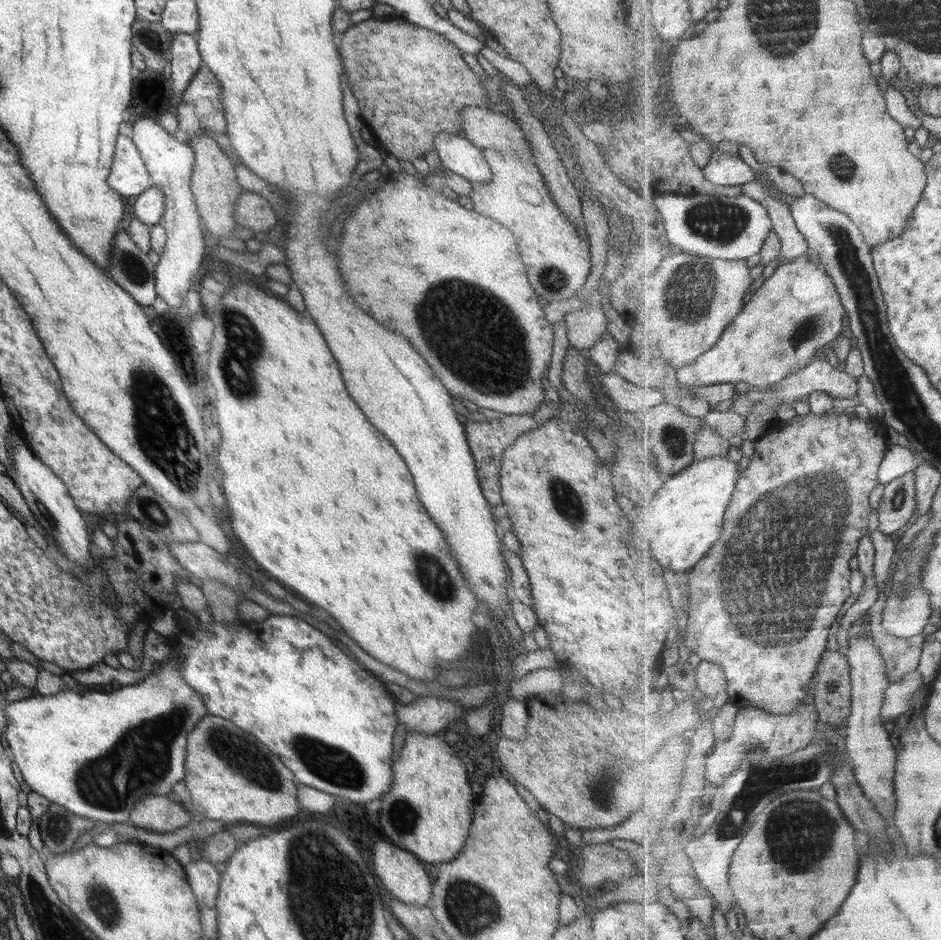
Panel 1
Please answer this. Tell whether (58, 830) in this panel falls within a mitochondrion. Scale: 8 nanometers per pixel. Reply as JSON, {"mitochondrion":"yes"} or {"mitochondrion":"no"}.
{"mitochondrion":"yes"}

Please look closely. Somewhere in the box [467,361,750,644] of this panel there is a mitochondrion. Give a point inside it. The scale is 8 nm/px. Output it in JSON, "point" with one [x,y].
{"point":[564,496]}

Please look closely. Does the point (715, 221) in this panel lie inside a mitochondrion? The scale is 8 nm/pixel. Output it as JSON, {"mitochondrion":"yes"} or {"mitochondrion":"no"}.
{"mitochondrion":"yes"}

